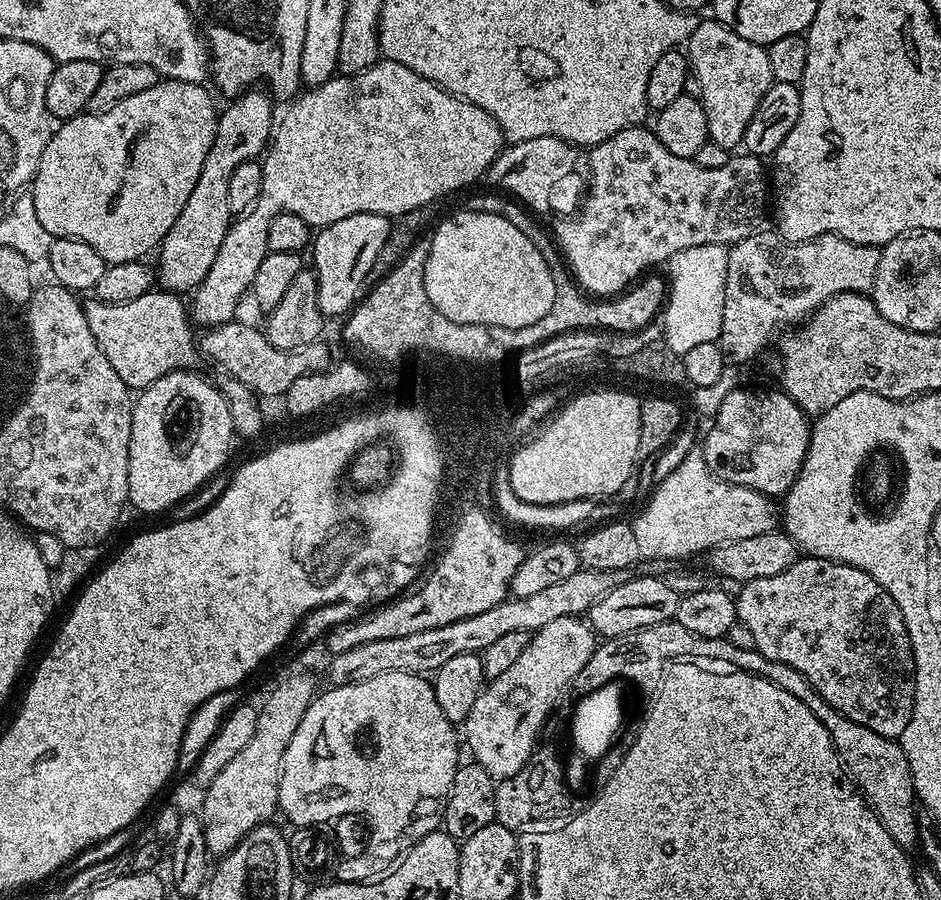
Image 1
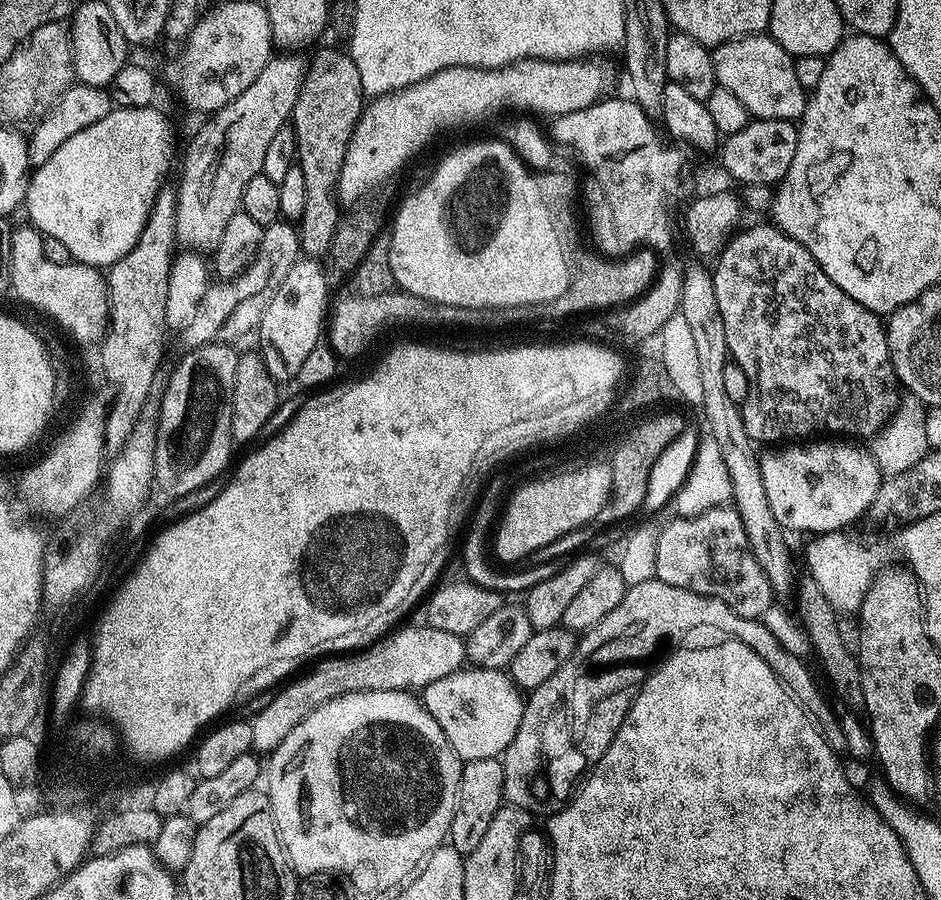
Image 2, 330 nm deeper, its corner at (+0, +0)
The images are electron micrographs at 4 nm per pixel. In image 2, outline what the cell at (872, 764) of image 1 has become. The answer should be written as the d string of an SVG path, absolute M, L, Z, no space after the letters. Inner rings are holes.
M655 578L646 582L629 584L622 602L598 622L598 626L588 629L577 639L574 654L551 678L546 678L542 686L531 689L524 702L522 722L518 722L518 734L514 734L514 742L506 746L503 754L506 775L504 777L504 798L511 807L525 808L527 812L534 813L537 809L534 794L528 794L528 780L532 778L536 764L538 764L538 744L542 738L544 724L566 724L569 719L559 716L560 708L567 701L570 693L574 692L574 684L579 676L587 673L593 666L617 666L625 662L644 662L647 656L655 654L659 648L668 647L668 650L682 648L705 648L710 644L722 642L742 642L774 670L780 680L780 685L786 689L799 704L800 708L808 715L808 719L816 725L824 741L830 745L837 754L845 751L844 730L841 721L836 720L832 708L828 705L816 680L801 657L790 654L766 630L763 619L747 620L742 618L726 602L718 602L718 598L710 598L702 594L694 594L690 590L682 590L678 586L666 586L666 582Z

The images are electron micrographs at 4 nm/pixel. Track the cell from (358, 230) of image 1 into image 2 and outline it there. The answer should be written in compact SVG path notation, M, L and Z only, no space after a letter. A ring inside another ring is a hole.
M316 258L297 260L283 279L282 286L275 292L270 306L266 308L266 314L262 314L258 336L268 343L269 350L280 359L281 366L288 374L296 373L298 366L302 366L303 360L309 356L310 350L314 350L322 343L322 337L326 332L326 317L330 312L330 300L328 304L330 276L325 265L323 268L319 263L321 261Z

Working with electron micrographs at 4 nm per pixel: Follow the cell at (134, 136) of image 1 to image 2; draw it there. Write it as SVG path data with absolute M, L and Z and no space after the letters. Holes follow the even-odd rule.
M156 106L150 108L113 107L112 112L106 114L106 118L102 118L102 122L94 122L94 126L86 126L86 130L74 134L74 138L62 142L62 146L58 146L58 150L54 150L54 154L50 154L50 158L46 158L46 162L31 173L28 191L24 194L24 204L26 209L28 208L29 218L32 219L29 220L31 227L44 236L58 238L58 242L62 242L66 246L66 250L70 250L75 263L89 264L91 268L104 270L117 264L138 242L138 238L148 222L148 215L156 202L156 196L159 195L161 188L165 187L167 180L164 179L167 178L168 171L172 168L172 155L176 152L176 136L172 133L172 124L158 109L159 107Z

